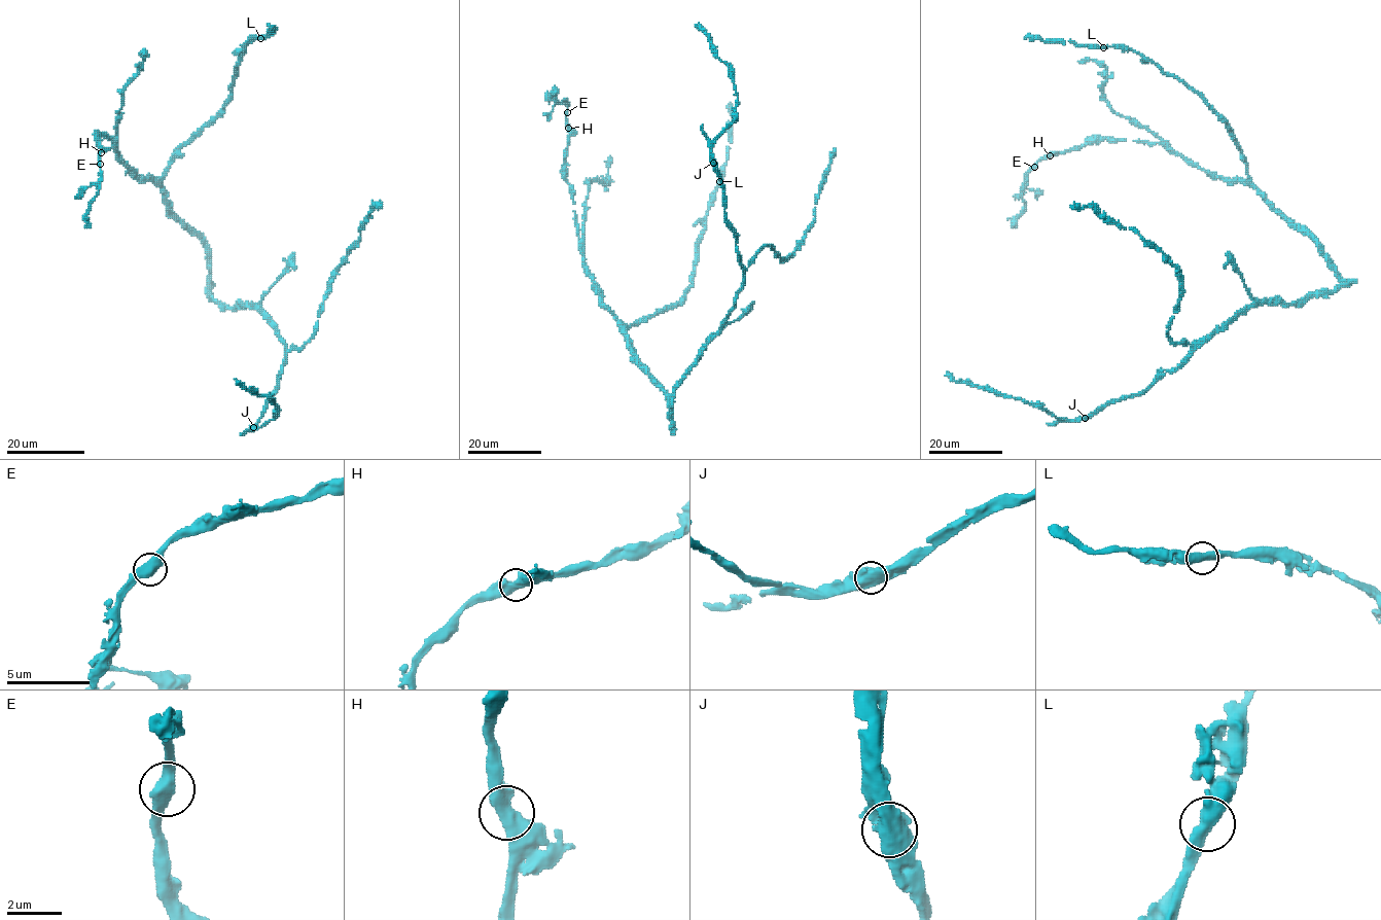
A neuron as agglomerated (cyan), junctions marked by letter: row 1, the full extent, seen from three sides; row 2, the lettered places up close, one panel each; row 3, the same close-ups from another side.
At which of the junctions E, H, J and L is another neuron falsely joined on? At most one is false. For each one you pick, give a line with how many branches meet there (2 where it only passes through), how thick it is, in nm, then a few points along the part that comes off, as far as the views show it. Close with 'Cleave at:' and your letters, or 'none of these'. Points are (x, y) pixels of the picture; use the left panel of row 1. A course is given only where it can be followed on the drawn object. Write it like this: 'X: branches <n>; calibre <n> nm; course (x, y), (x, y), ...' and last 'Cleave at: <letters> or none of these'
Cleave at: none of these

